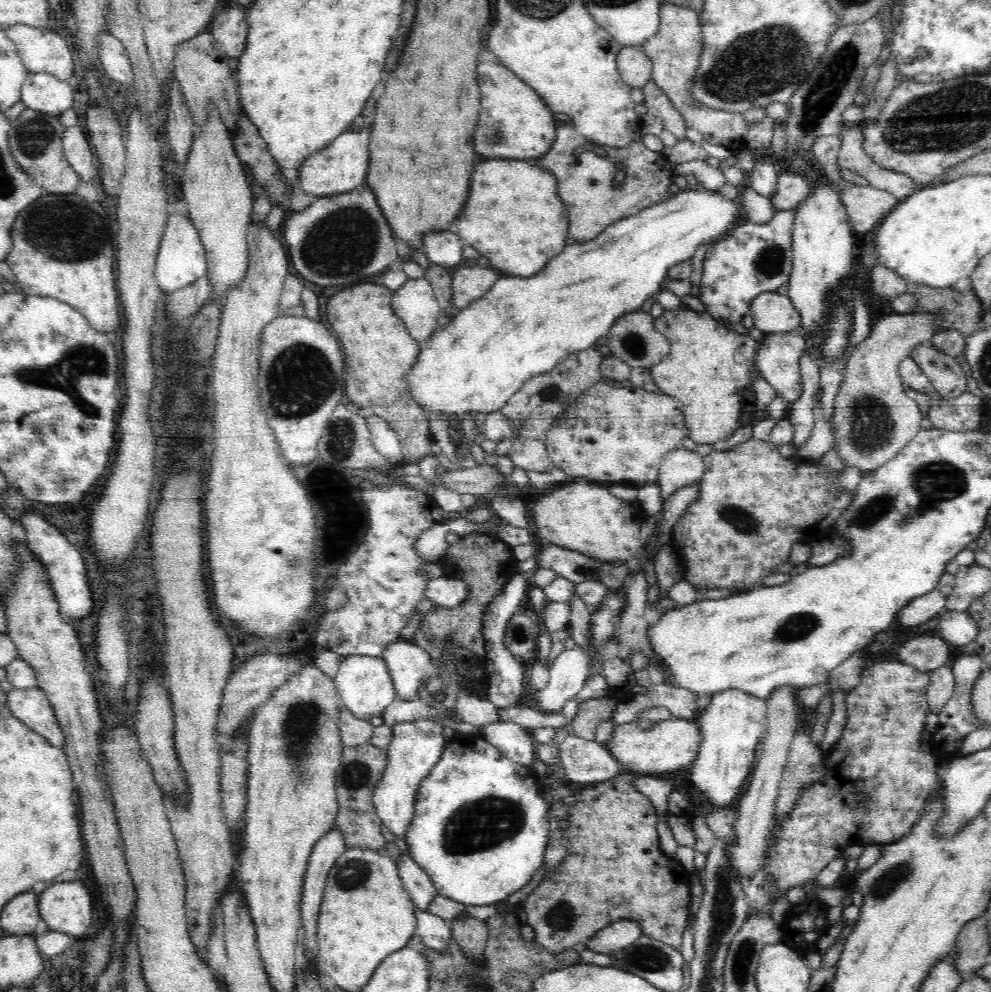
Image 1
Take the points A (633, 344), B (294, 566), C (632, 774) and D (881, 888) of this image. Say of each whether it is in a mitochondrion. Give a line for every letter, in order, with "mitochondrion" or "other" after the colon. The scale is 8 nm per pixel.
A: mitochondrion
B: mitochondrion
C: other
D: mitochondrion

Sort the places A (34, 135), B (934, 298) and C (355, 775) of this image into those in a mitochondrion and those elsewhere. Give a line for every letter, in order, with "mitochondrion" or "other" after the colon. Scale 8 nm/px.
A: mitochondrion
B: other
C: mitochondrion

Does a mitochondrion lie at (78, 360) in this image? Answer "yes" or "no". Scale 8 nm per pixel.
yes

